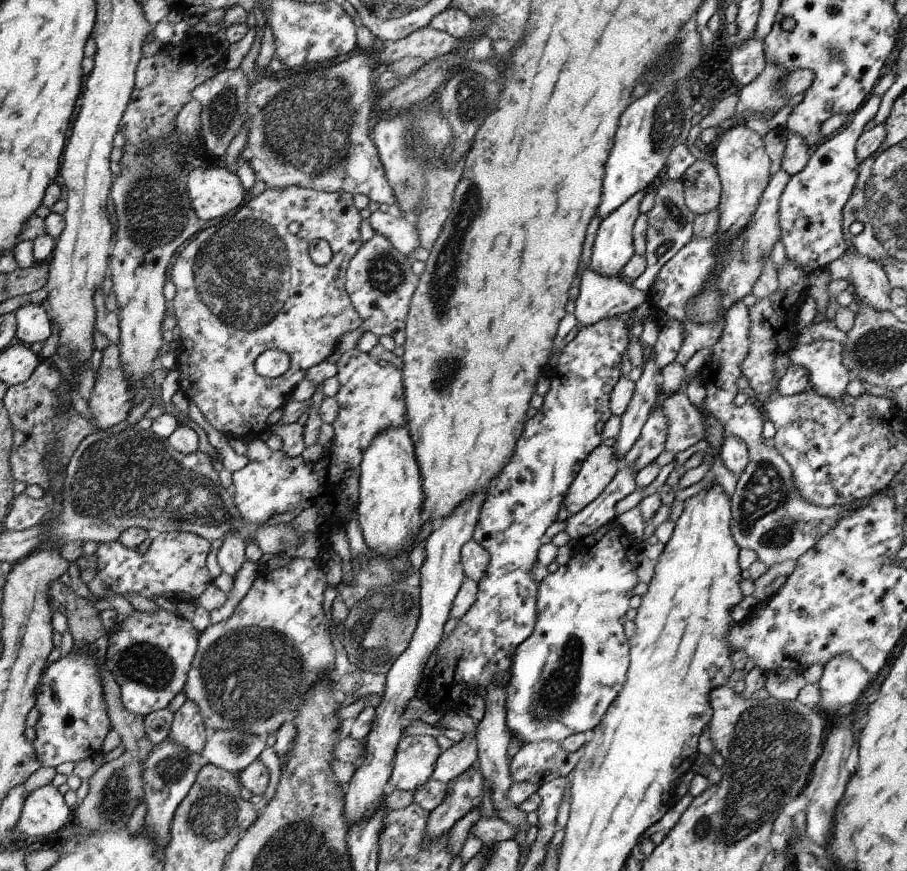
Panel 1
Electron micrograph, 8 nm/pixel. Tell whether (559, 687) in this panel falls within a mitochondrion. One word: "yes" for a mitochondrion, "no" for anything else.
yes

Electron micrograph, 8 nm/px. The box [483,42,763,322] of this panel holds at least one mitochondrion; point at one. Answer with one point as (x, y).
(669, 115)

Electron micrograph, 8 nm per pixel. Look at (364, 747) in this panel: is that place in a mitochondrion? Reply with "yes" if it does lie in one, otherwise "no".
no

